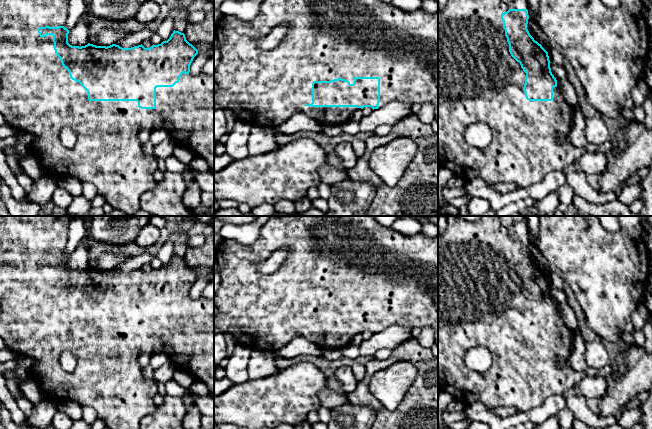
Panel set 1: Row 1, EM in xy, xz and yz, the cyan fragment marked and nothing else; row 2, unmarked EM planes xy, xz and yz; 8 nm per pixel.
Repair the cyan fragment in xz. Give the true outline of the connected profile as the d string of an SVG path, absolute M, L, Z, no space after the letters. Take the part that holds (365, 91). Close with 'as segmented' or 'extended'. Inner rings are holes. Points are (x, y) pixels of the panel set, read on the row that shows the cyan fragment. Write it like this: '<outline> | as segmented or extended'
M264 0L261 2L260 10L258 15L251 21L244 21L234 16L223 16L217 26L214 28L214 34L220 44L221 59L219 65L214 70L214 82L218 84L219 89L214 91L214 109L228 109L236 117L238 121L248 123L252 126L262 126L267 128L278 127L287 120L289 120L293 115L297 113L304 113L305 115L315 119L321 126L323 125L342 125L348 120L351 119L352 113L356 109L363 109L364 107L371 107L373 110L378 109L386 105L391 101L399 101L407 105L412 106L415 103L423 104L430 103L434 106L435 109L435 120L438 122L438 12L436 13L427 13L419 9L414 12L404 12L400 9L392 6L390 3L384 3L379 0ZM287 23L289 25L287 34L285 38L280 42L280 44L272 50L263 50L257 46L257 41L267 35L275 27Z | extended

